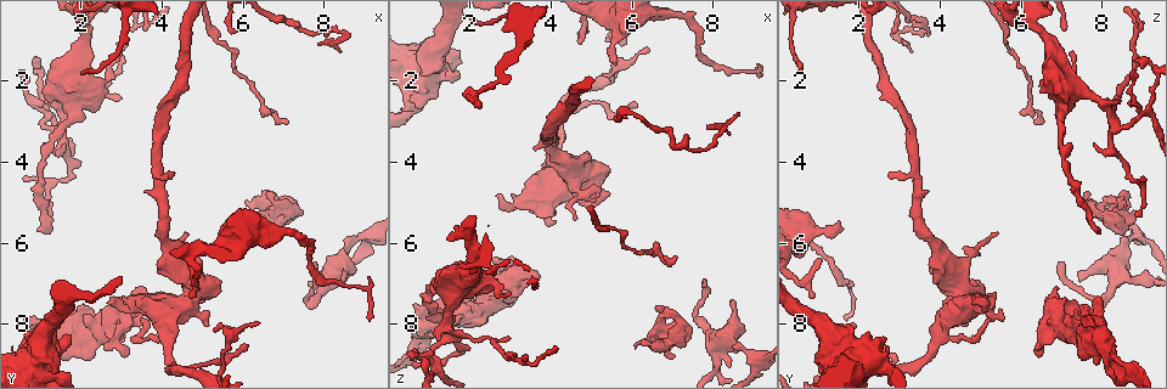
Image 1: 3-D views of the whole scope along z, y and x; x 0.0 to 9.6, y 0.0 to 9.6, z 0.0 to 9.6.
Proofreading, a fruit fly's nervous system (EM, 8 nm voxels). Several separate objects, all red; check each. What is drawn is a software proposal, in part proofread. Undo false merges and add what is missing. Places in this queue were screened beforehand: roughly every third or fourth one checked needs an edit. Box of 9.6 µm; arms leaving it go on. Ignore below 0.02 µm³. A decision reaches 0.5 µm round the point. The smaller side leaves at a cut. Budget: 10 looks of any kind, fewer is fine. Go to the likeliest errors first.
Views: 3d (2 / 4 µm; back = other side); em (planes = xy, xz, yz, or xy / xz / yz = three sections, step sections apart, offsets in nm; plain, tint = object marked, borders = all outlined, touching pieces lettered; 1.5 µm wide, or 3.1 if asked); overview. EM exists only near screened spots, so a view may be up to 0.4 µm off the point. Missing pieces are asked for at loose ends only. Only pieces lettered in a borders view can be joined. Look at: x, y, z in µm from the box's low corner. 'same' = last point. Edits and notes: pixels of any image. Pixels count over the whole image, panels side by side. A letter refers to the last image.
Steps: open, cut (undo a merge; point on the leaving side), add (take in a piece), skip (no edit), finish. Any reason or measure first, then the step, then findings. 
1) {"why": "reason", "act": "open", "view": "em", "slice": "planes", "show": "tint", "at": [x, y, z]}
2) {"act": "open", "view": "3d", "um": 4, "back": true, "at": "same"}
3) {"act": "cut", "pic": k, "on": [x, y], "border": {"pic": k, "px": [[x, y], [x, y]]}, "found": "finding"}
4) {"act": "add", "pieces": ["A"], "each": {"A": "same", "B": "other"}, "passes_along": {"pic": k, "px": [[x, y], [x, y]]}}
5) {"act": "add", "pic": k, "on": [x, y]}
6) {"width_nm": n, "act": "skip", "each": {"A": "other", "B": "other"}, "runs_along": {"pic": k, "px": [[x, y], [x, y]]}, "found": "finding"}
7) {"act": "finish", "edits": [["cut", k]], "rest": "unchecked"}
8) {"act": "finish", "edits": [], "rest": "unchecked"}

{"why": "an open end", "act": "open", "view": "3d", "um": 4, "at": [1.70, 8.30, 1.80]}

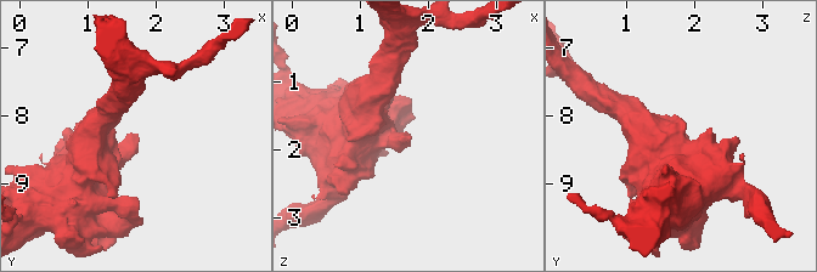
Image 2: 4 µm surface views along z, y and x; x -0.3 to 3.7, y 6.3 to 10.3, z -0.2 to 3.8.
{"act": "open", "view": "em", "slice": "planes", "show": "tint", "at": [1.70, 8.30, 1.85]}

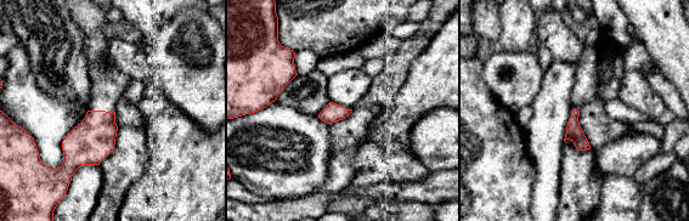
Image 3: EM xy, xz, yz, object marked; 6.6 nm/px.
{"act": "open", "view": "em", "slice": "planes", "show": "borders", "at": "same"}

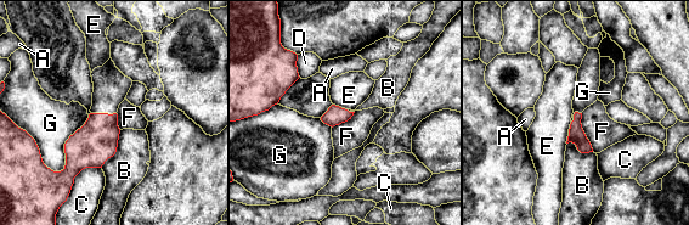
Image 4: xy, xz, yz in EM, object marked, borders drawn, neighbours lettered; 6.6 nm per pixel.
{"act": "skip", "each": {"A": "other", "B": "other", "C": "other", "D": "other", "E": "other", "F": "other", "G": "other"}, "border": {"pic": 4, "px": [[581, 113], [581, 128], [593, 151]]}, "found": "none of them fits"}

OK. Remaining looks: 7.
{"why": "long arm stops here", "act": "open", "view": "3d", "um": 2, "at": [5.90, 0.70, 2.90]}

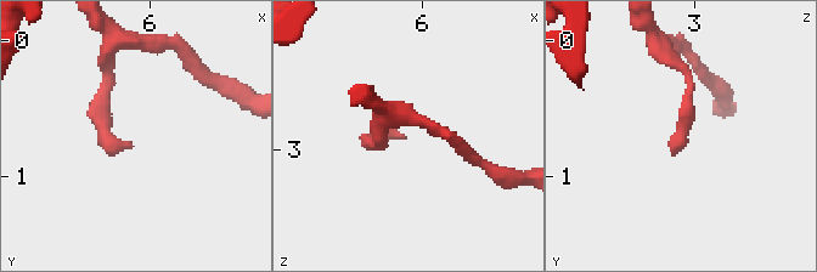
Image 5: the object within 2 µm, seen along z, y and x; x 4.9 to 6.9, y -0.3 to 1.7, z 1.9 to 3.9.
{"act": "open", "view": "em", "slice": "xz", "step": 4, "show": "tint", "at": [5.86, 0.72, 2.90]}

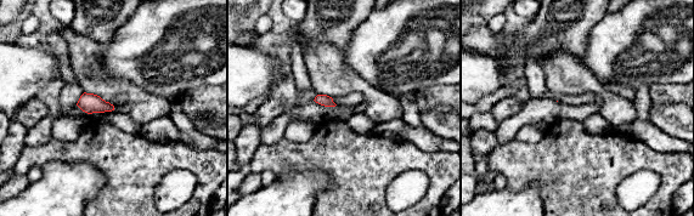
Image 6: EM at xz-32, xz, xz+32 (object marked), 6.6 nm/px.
{"act": "open", "view": "em", "slice": "yz", "step": 4, "show": "borders", "at": "same"}

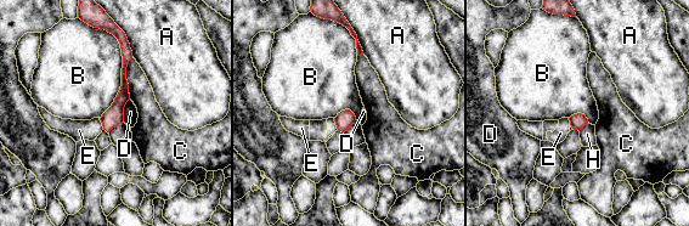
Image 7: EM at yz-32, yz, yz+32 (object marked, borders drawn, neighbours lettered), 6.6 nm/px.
{"act": "skip", "each": {"A": "other", "B": "other", "C": "other", "D": "other", "E": "other", "H": "other"}, "runs_along": {"pic": 7, "px": [[126, 46], [123, 97], [106, 126]]}, "found": "none of them fits"}

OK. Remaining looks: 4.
{"why": "free end", "act": "open", "view": "em", "slice": "planes", "show": "borders", "at": [3.05, 1.25, 7.25]}

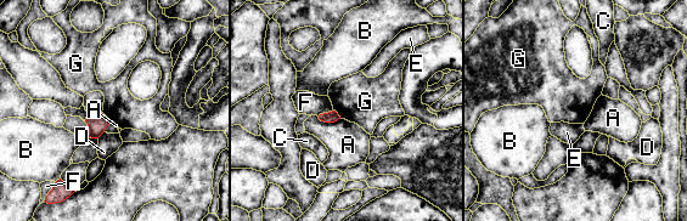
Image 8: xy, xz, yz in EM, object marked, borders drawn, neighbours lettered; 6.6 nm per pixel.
{"act": "skip", "each": {"A": "other", "B": "other", "C": "other", "D": "other", "E": "other", "F": "other", "G": "other"}, "border": {"pic": 8, "px": [[102, 112], [111, 123]]}, "found": "no lettered piece goes on from it"}

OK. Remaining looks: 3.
{"why": "an open end", "act": "open", "view": "em", "slice": "planes", "show": "borders", "at": [1.65, 3.55, 7.80]}

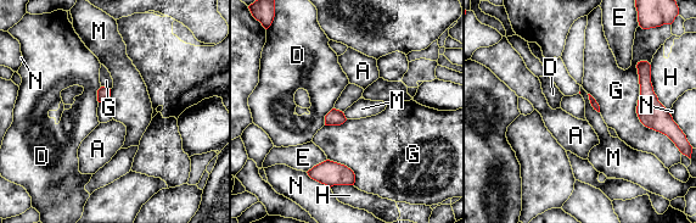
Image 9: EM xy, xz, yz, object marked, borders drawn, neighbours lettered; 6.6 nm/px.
{"act": "skip", "each": {"A": "other", "D": "other", "E": "other", "G": "other", "H": "other", "M": "other", "N": "other"}, "border": {"pic": 9, "px": [[587, 94], [590, 104], [599, 112]]}, "found": "none of them fits"}

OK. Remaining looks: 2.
{"act": "finish", "edits": [], "rest": "unchecked"}

